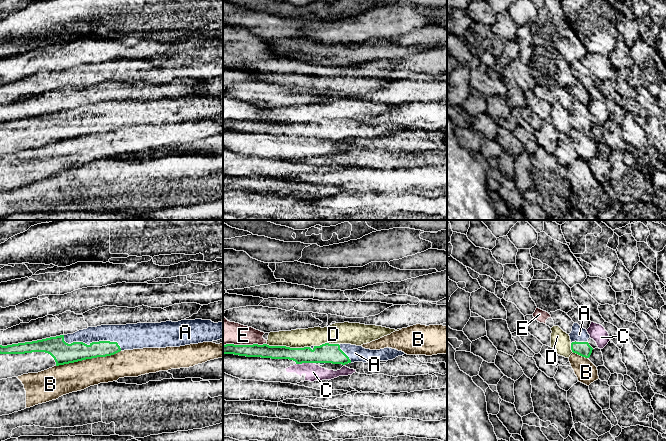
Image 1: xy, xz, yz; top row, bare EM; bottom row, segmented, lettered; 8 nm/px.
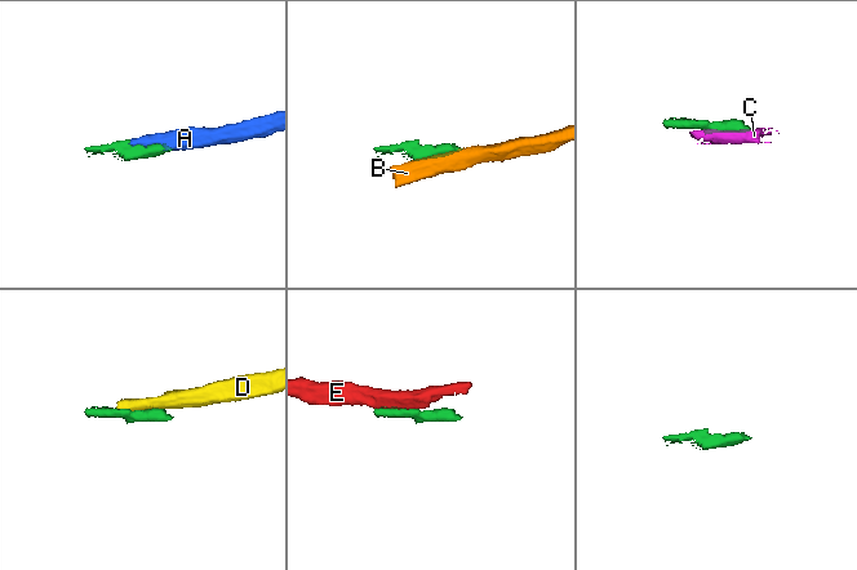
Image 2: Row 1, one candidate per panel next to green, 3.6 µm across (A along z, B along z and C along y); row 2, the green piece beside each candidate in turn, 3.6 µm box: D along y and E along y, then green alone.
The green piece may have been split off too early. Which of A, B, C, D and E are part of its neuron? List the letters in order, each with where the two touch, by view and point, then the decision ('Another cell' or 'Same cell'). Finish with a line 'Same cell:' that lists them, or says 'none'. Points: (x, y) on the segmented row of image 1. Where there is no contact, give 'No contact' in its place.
A: Touches green at xy (92, 342). Same cell
B: Touches green at xy (88, 358). Another cell
C: Touches green at xz (304, 362). Another cell
D: Touches green at xz (288, 347). Another cell
E: Touches green at xz (244, 345). Another cell
Same cell: A

